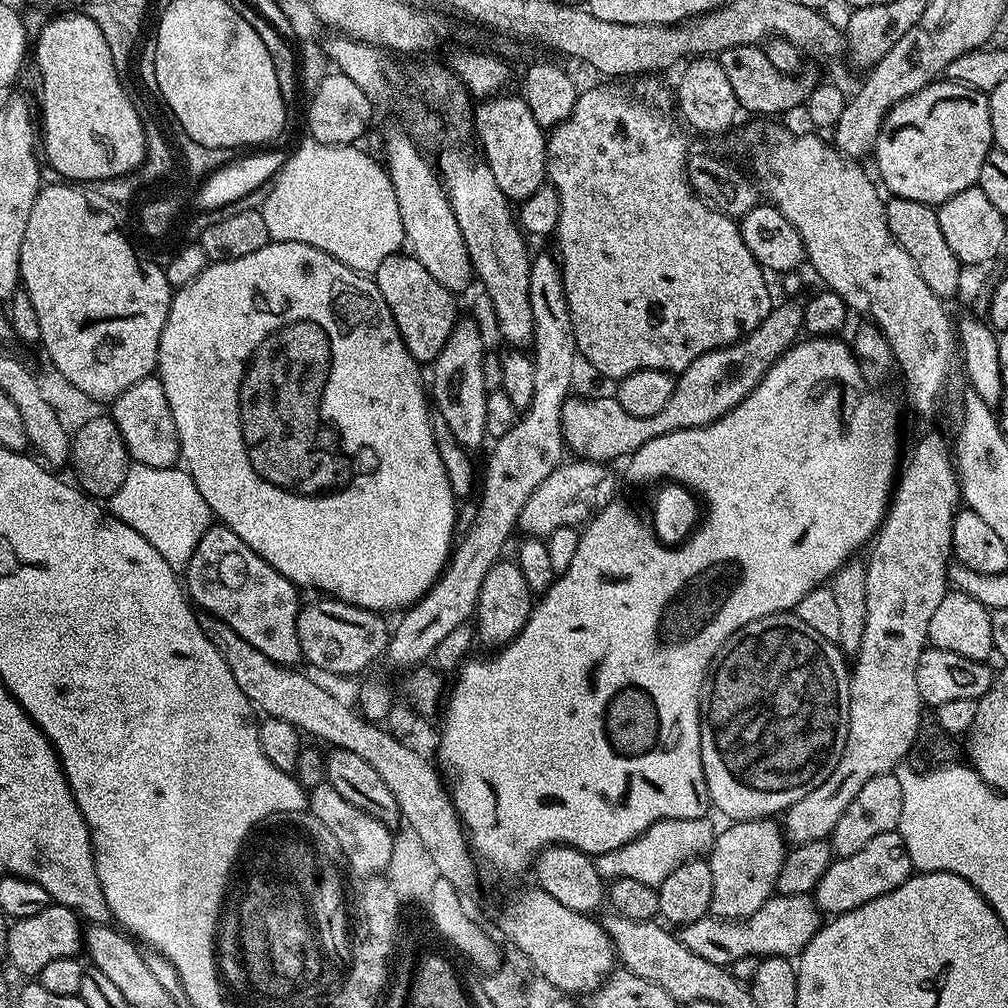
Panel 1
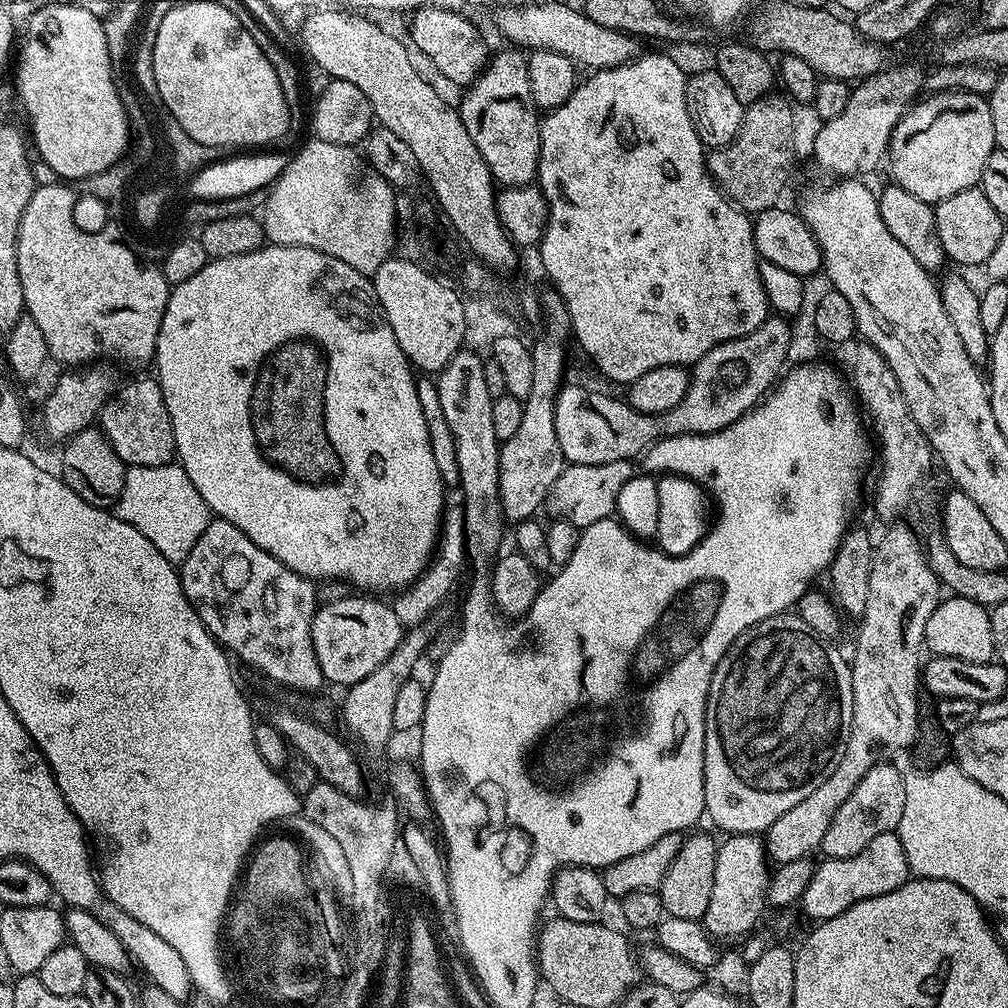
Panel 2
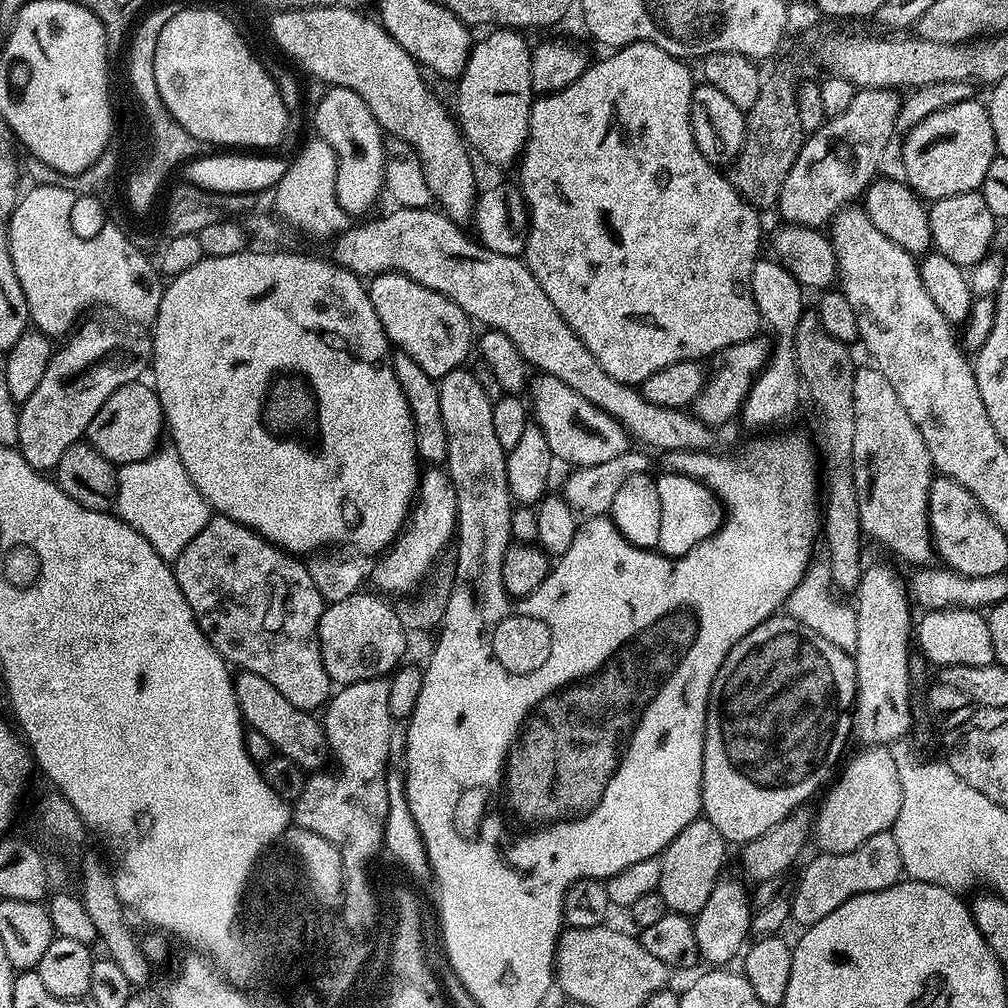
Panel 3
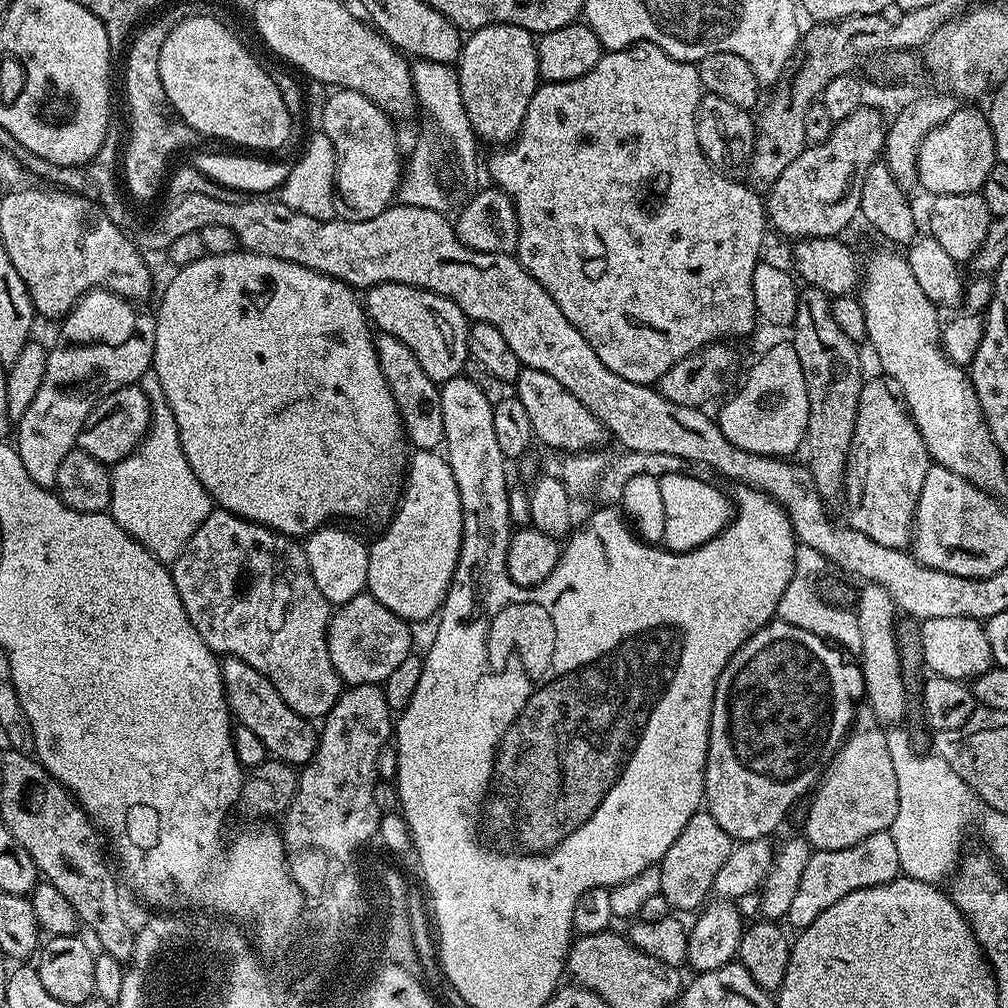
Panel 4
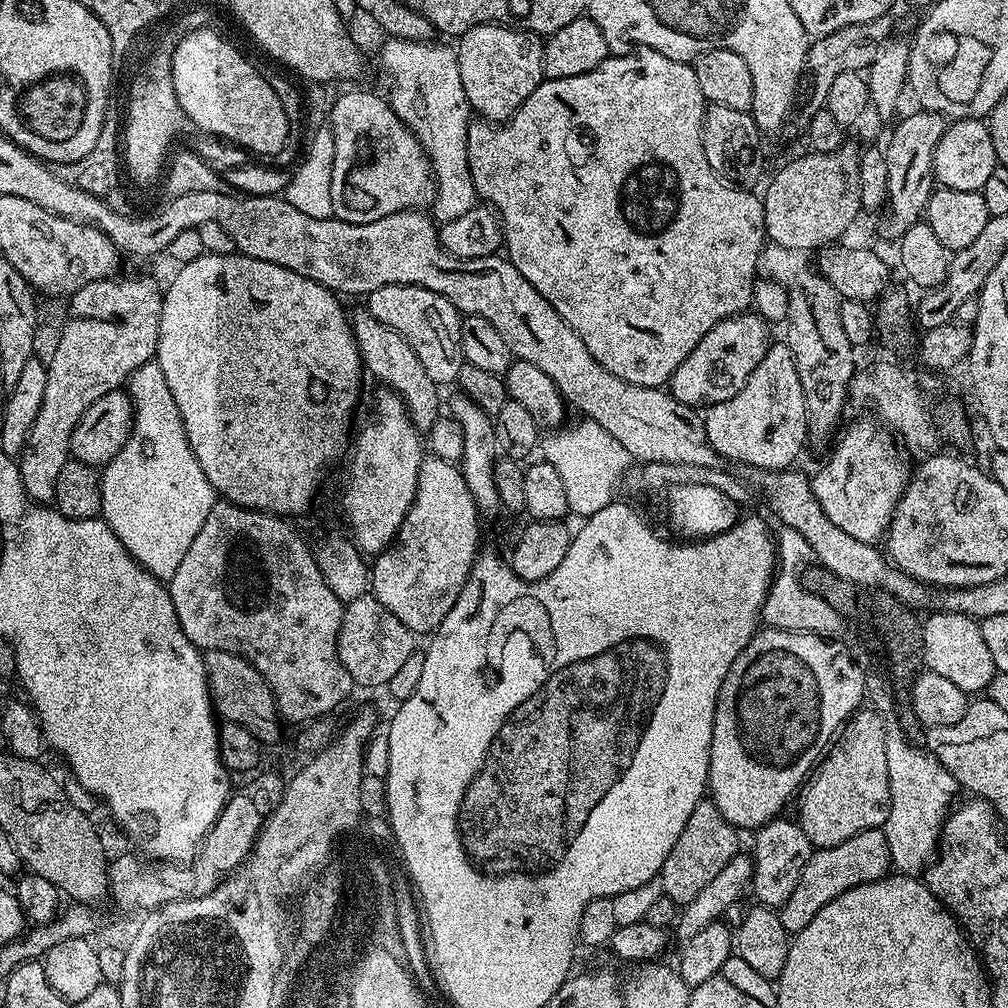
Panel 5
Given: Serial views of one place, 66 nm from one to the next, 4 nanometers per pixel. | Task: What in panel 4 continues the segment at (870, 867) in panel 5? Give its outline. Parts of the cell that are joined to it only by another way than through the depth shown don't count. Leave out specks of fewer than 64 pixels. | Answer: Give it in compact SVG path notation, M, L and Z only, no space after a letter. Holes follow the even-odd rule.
M891 831L870 834L870 838L862 838L862 842L846 846L846 850L813 851L799 879L794 902L790 905L786 917L787 927L802 930L810 926L810 922L814 922L822 910L846 898L846 894L854 894L854 890L866 890L870 886L882 886L899 875L898 849L894 847Z

